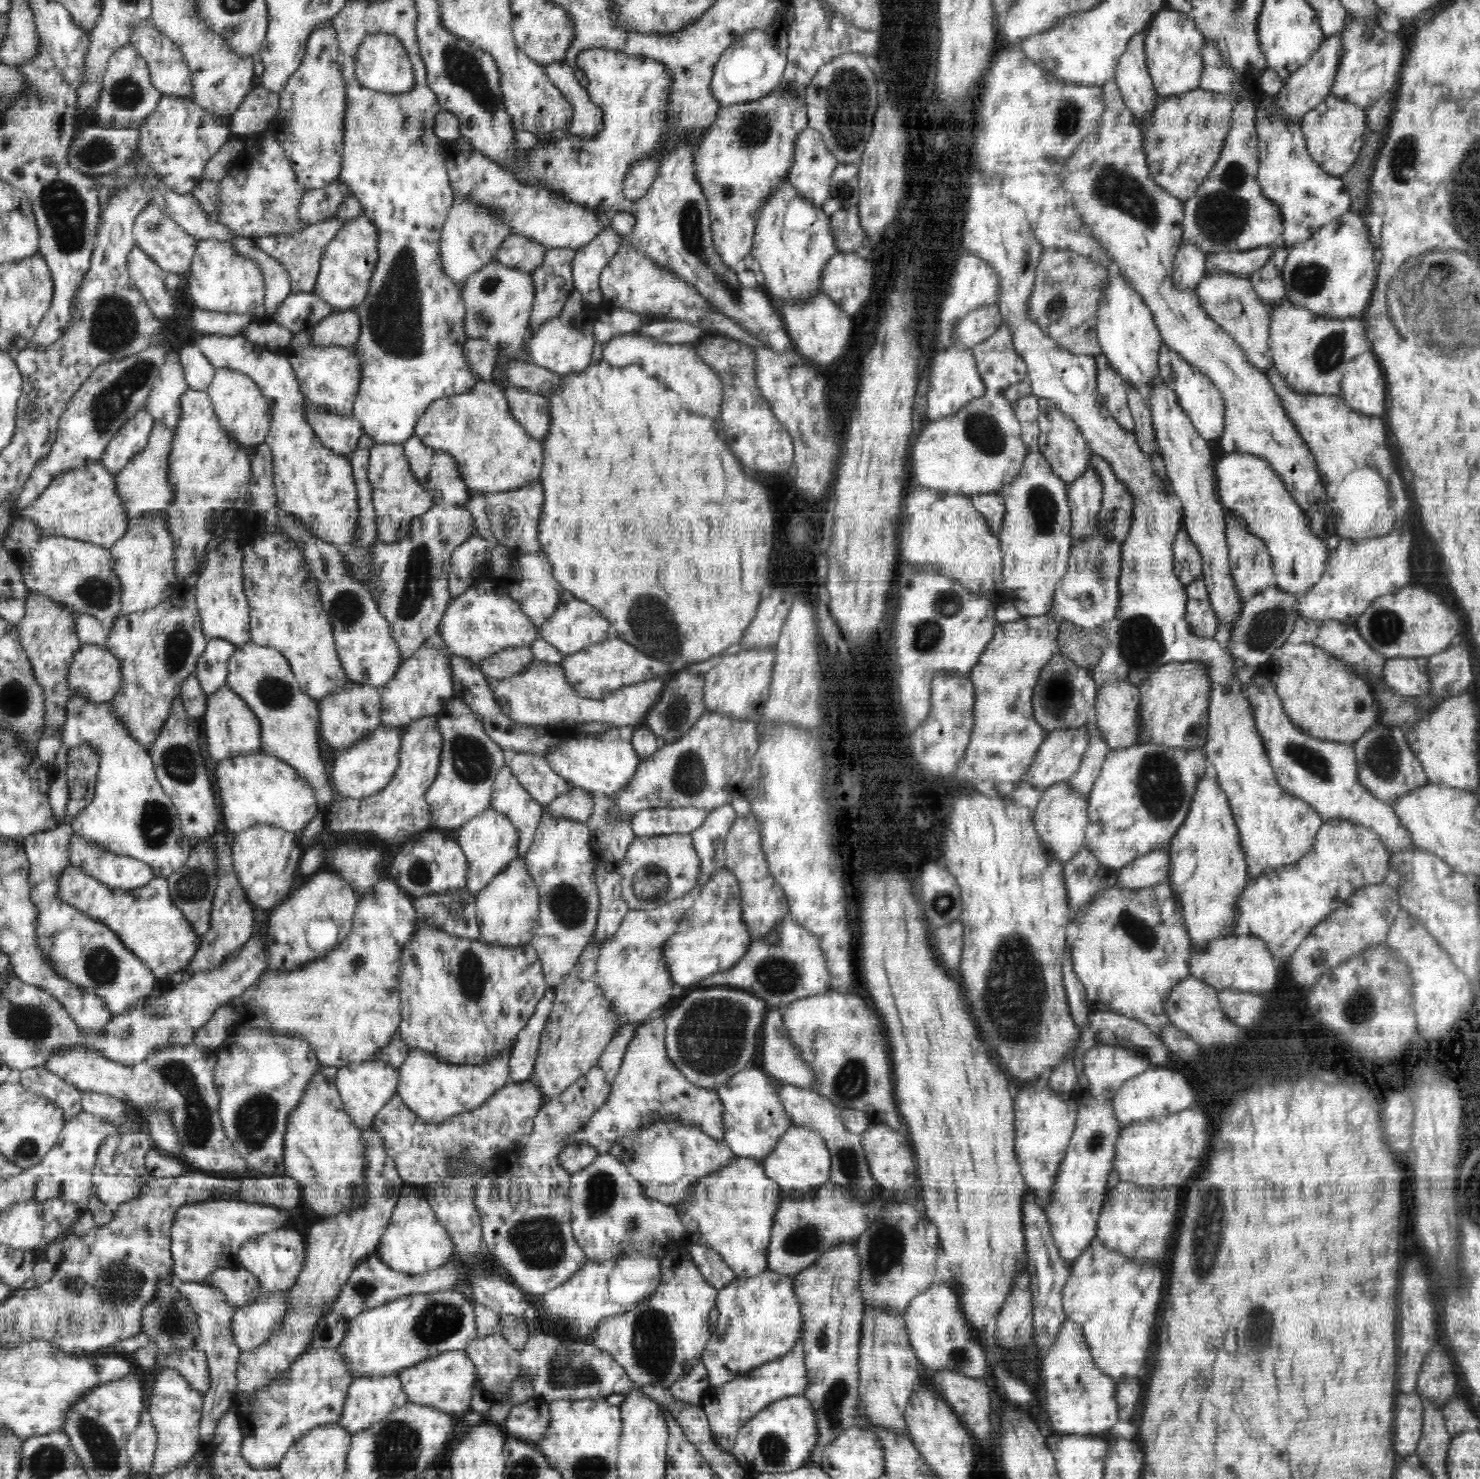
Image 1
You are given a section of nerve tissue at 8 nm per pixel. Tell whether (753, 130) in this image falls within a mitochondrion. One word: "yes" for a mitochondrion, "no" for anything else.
yes

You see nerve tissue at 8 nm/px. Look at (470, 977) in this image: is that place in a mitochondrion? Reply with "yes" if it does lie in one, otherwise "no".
yes

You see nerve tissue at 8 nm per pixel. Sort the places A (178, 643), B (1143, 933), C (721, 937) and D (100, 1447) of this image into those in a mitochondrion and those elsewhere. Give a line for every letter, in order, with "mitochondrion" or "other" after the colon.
A: mitochondrion
B: mitochondrion
C: other
D: mitochondrion

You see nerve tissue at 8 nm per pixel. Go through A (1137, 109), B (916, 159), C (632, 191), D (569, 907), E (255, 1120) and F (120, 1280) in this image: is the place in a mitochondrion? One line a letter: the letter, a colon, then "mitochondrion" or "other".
A: other
B: other
C: other
D: mitochondrion
E: mitochondrion
F: mitochondrion

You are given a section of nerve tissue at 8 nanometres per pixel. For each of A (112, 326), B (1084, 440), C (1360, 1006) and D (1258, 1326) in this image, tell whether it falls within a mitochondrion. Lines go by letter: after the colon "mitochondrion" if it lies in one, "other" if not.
A: mitochondrion
B: other
C: mitochondrion
D: mitochondrion

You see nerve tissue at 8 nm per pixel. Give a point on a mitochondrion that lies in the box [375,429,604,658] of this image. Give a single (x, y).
(418, 580)

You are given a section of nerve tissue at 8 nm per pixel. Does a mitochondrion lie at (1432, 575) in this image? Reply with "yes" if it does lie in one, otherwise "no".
yes

